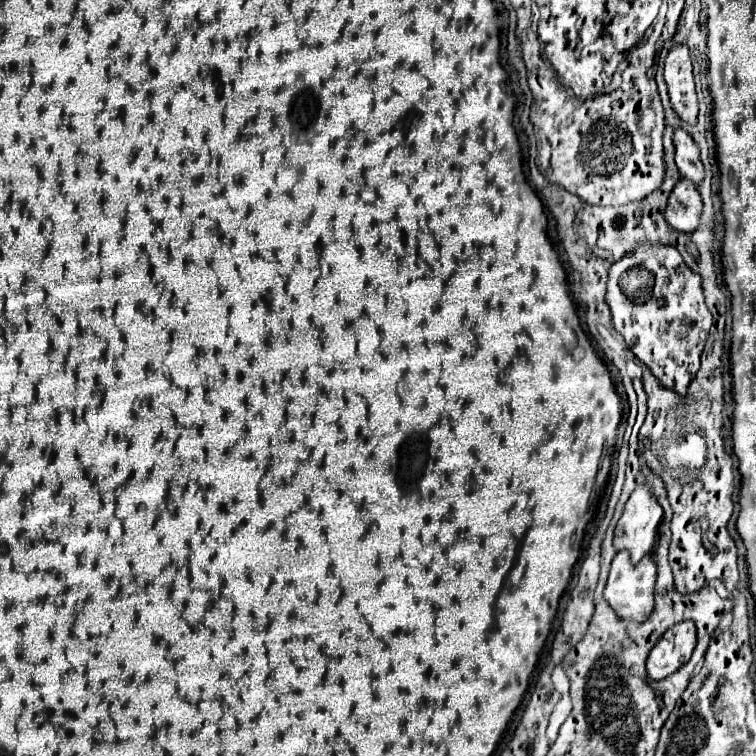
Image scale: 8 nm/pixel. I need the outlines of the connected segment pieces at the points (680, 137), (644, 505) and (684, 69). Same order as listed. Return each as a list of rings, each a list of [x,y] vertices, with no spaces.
[[[675,130],[673,144],[675,144],[675,164],[679,168],[679,174],[691,180],[695,186],[699,186],[705,178],[705,170],[695,140],[685,130]]]
[[[639,486],[627,500],[623,516],[617,522],[613,536],[615,550],[627,550],[629,562],[637,564],[643,556],[653,552],[661,518],[663,510],[651,496],[649,486]]]
[[[677,44],[669,50],[665,60],[665,82],[675,114],[685,124],[697,122],[697,96],[691,74],[691,58],[685,44]]]

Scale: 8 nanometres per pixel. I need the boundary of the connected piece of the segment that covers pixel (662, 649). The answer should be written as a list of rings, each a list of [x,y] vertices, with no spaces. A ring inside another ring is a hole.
[[[691,620],[671,626],[653,646],[647,658],[647,674],[653,680],[663,680],[677,672],[689,658],[697,644],[695,624]]]

